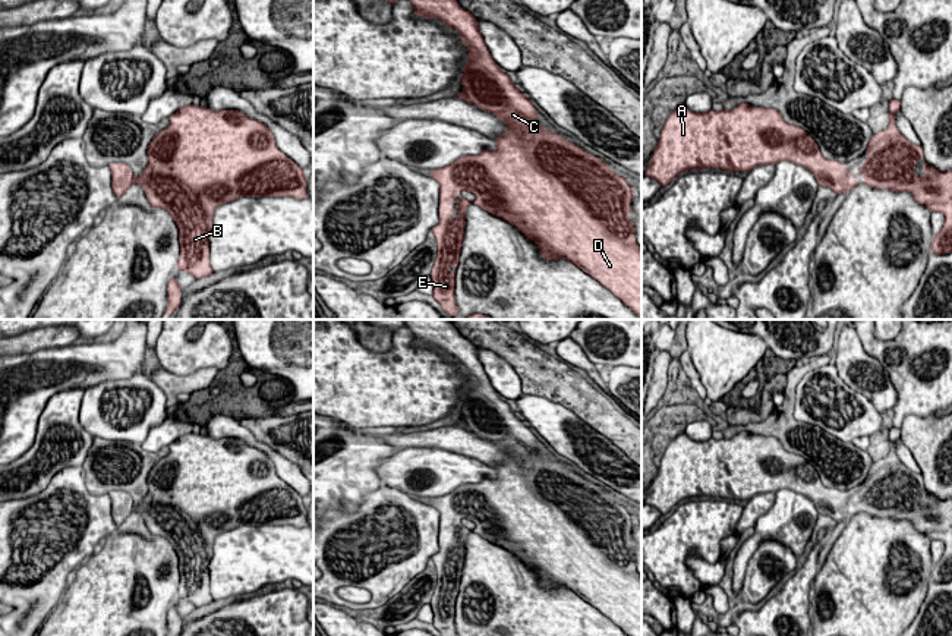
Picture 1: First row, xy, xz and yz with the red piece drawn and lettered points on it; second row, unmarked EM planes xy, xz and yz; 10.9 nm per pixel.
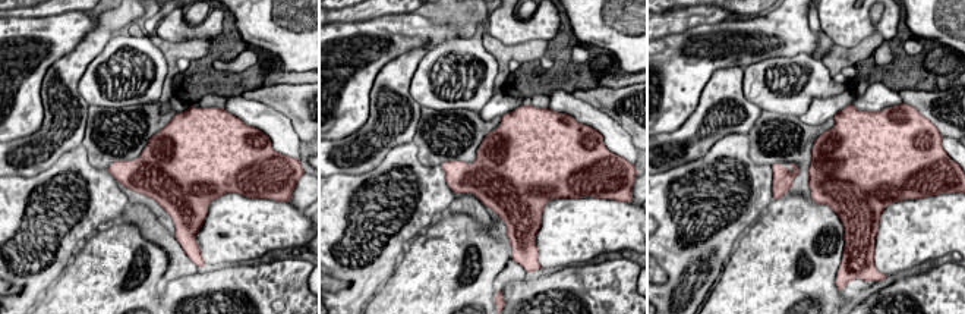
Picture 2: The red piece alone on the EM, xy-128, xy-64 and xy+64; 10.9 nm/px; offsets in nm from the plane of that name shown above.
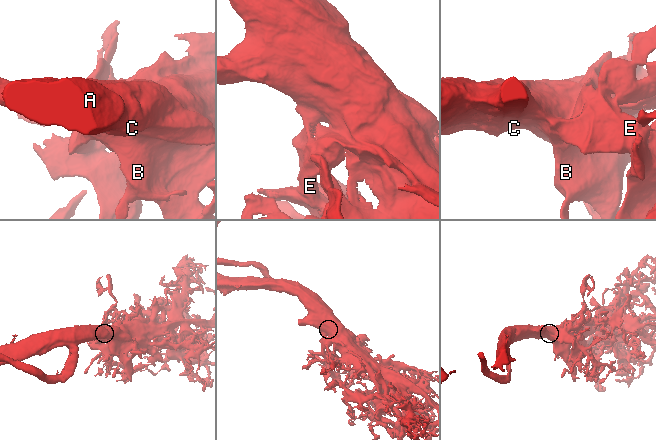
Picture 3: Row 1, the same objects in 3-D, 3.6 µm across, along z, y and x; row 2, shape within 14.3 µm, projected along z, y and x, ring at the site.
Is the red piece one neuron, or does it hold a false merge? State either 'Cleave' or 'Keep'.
Keep

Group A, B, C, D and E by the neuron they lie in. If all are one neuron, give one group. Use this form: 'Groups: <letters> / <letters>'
Groups: A B C D E

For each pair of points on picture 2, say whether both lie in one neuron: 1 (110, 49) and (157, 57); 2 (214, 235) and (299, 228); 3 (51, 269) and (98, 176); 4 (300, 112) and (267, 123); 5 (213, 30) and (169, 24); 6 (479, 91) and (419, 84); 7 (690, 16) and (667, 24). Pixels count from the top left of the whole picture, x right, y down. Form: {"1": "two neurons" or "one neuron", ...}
{"1": "one neuron", "2": "one neuron", "3": "one neuron", "4": "two neurons", "5": "one neuron", "6": "one neuron", "7": "one neuron"}

